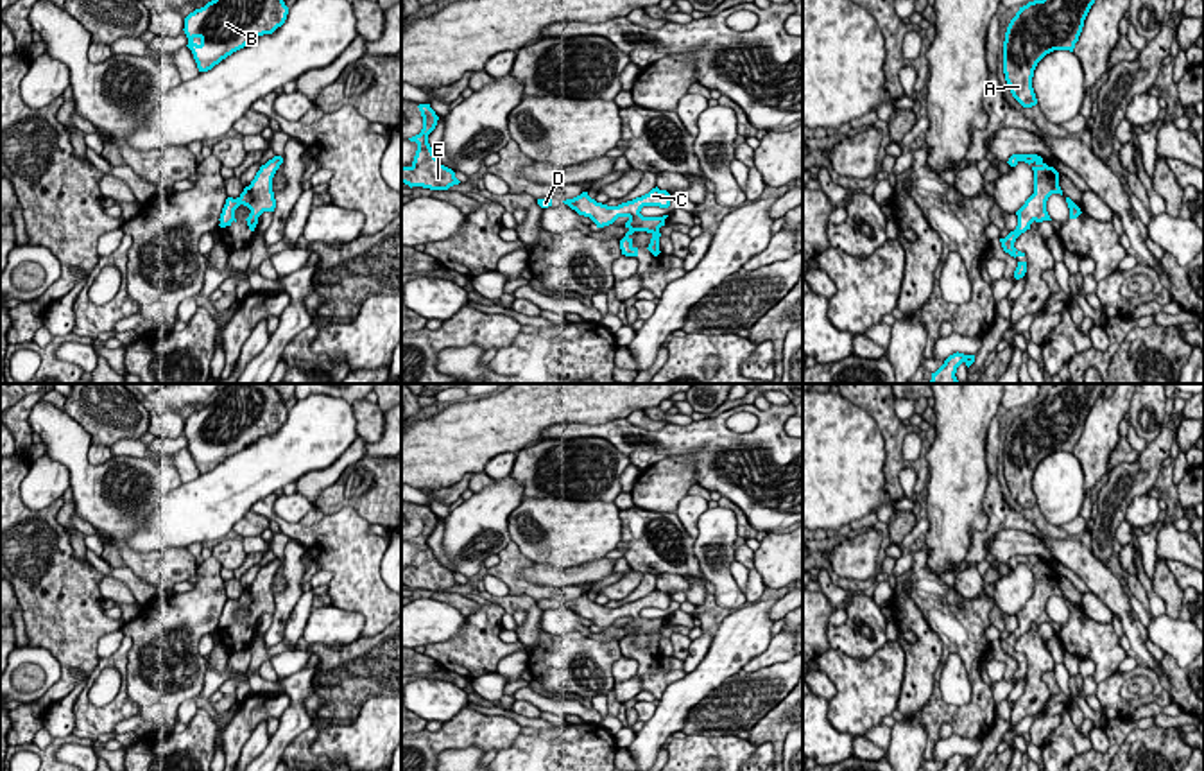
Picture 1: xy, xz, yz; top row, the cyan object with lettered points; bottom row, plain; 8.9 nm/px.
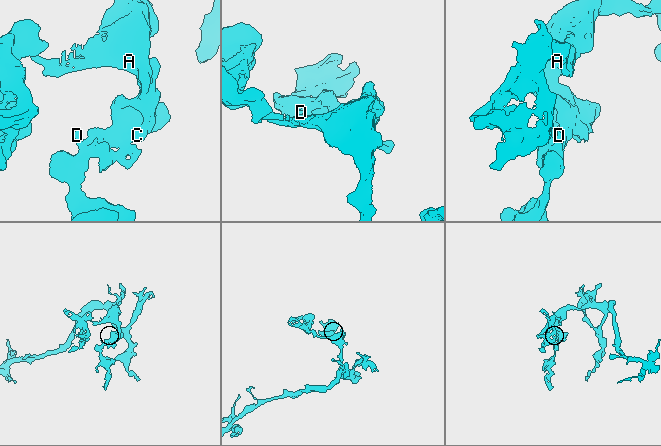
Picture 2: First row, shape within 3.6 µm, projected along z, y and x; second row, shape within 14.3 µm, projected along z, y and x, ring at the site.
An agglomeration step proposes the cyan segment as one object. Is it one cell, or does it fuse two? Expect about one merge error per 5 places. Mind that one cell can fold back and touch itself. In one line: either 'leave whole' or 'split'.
leave whole

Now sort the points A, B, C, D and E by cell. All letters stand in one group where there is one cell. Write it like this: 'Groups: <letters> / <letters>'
Groups: A B C D E

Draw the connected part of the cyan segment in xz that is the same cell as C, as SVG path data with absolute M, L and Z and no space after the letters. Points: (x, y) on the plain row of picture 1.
M658 588L652 590L649 595L636 599L632 602L622 604L618 608L607 608L602 604L597 604L588 597L588 593L582 593L580 597L573 601L563 602L572 611L575 611L579 617L589 619L597 629L604 629L613 626L618 619L627 619L625 629L629 631L625 638L620 642L622 656L625 658L638 658L638 649L632 647L631 637L634 633L647 633L652 637L649 653L658 658L659 653L659 629L665 628L663 619L643 619L640 613L643 608L659 608L668 610L670 608L670 595L666 592L659 592Z

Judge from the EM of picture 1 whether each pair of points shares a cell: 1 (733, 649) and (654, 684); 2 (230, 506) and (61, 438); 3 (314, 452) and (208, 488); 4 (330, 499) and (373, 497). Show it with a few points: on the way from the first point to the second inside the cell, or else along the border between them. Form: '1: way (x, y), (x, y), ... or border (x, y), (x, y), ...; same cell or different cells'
1: border (687, 673), (674, 680), (658, 700); different cells
2: border (183, 483), (167, 493); different cells
3: way (287, 454), (235, 485); same cell
4: way (341, 497), (362, 497); same cell

